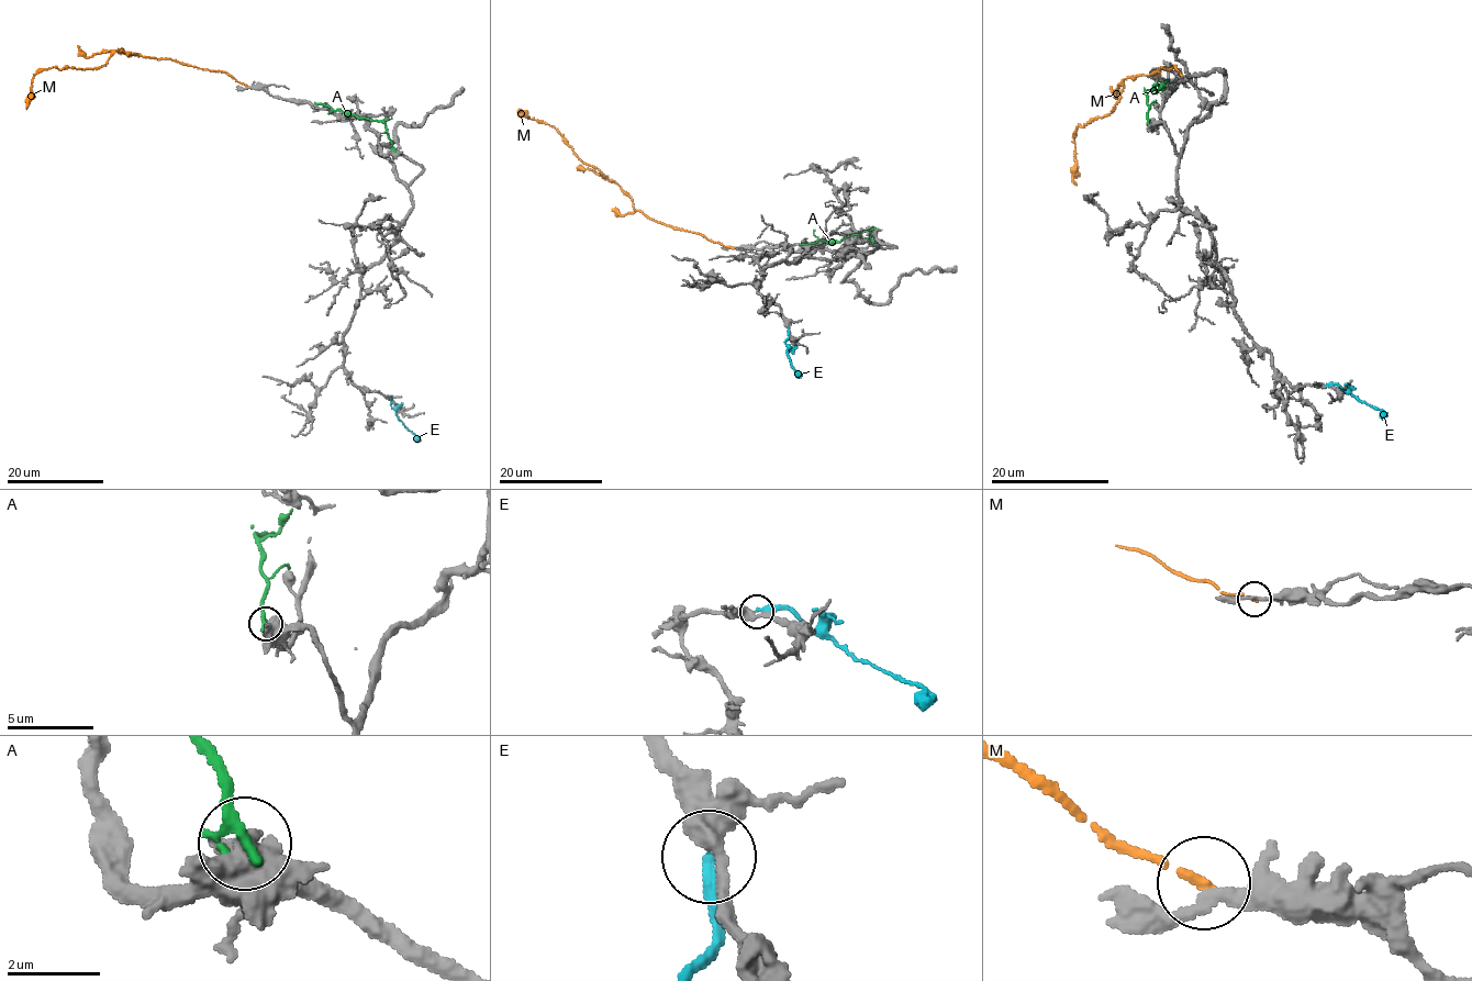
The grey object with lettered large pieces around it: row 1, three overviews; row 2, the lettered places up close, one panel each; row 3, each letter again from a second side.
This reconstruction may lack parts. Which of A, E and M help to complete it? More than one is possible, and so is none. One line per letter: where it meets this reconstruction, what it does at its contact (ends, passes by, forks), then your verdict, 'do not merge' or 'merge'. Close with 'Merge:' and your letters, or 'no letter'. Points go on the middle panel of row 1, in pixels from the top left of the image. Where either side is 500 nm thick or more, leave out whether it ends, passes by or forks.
A: meets grey at (873, 229); do not merge
E: meets grey at (788, 327); it ends there; do not merge
M: meets grey at (733, 248); it ends there; do not merge
Merge: no letter

